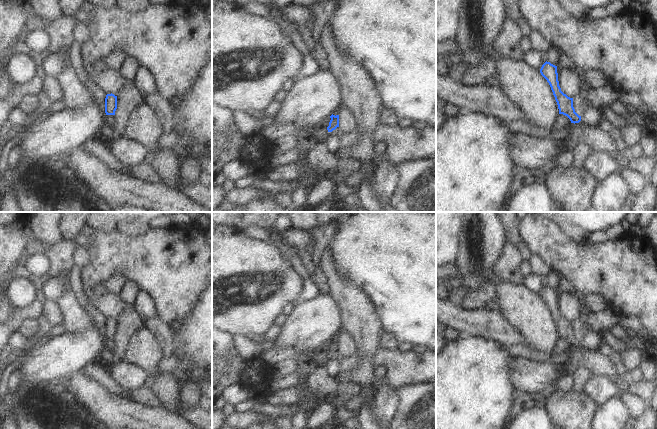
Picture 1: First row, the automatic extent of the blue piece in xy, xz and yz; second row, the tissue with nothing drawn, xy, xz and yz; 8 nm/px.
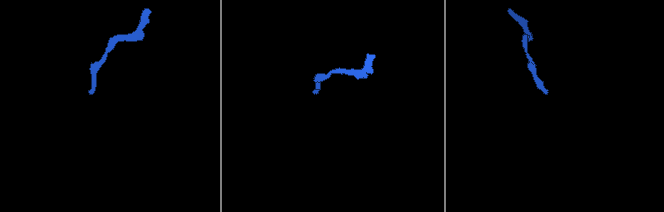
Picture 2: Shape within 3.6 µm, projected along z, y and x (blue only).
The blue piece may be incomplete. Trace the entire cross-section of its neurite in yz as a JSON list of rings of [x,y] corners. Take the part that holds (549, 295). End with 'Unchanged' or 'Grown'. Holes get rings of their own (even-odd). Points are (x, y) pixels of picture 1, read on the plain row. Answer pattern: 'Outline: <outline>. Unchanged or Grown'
Outline: [[[546,285],[542,289],[540,297],[547,304],[551,311],[558,329],[559,338],[567,340],[571,347],[579,347],[581,345],[581,340],[575,336],[573,331],[573,322],[570,322],[564,318],[559,310],[557,290]]]. Unchanged.

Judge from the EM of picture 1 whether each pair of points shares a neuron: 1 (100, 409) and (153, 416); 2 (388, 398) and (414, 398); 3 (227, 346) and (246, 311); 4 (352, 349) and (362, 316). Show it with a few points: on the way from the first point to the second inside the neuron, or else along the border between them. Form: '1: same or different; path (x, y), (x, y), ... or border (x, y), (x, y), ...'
1: same; path (113, 409), (119, 413), (140, 416)
2: different; border (396, 389), (399, 395), (399, 409), (394, 418)
3: different; border (222, 329), (233, 335)
4: different; border (343, 327), (354, 337), (359, 351)

